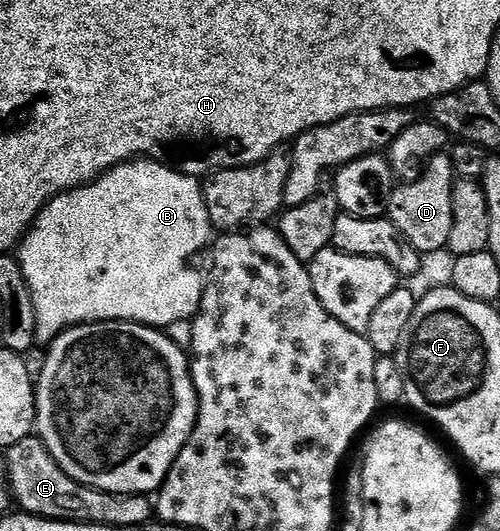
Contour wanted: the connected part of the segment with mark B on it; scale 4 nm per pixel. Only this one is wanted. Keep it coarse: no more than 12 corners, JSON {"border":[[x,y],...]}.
{"border":[[149,157],[43,207],[16,247],[49,345],[193,320],[203,184]]}

